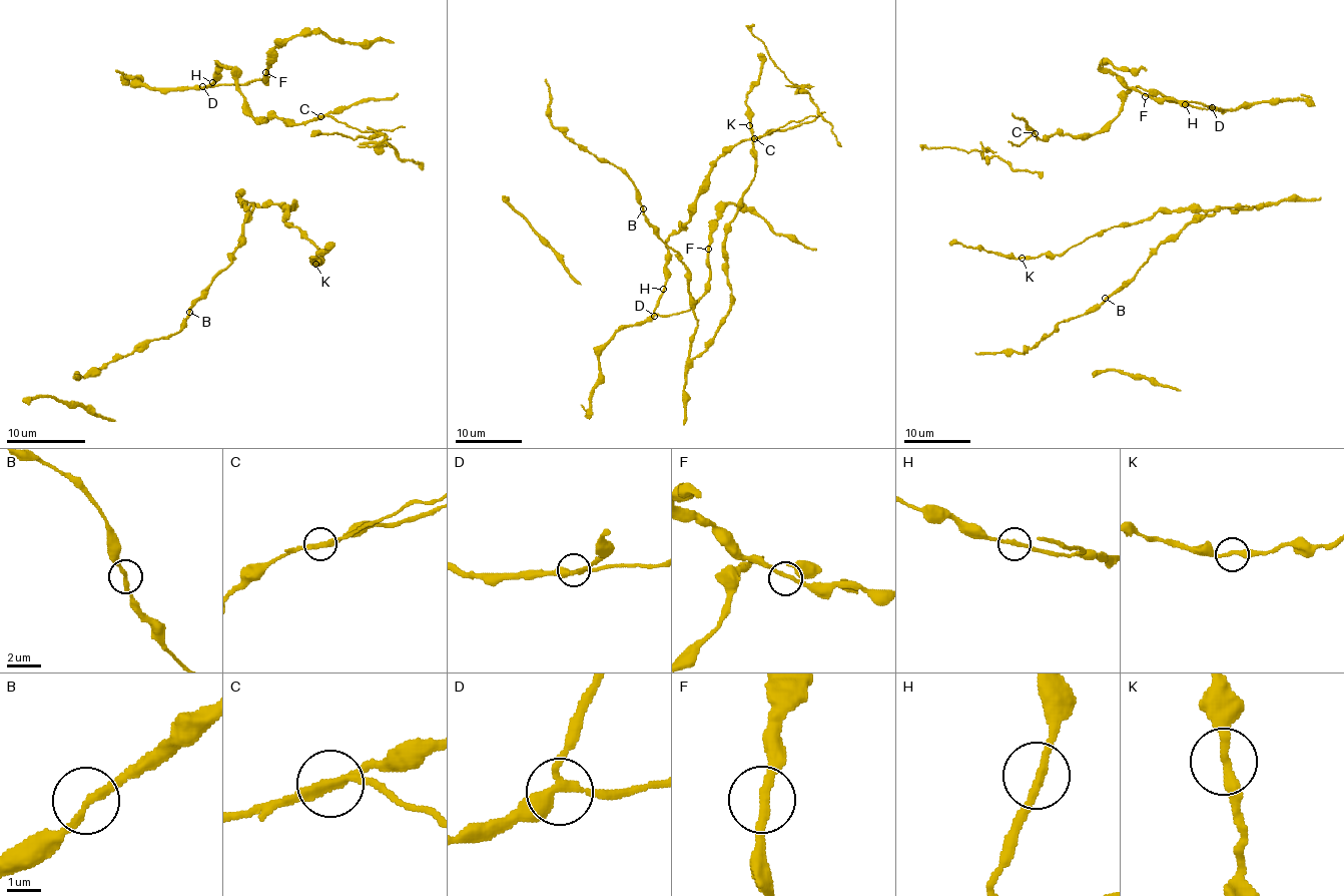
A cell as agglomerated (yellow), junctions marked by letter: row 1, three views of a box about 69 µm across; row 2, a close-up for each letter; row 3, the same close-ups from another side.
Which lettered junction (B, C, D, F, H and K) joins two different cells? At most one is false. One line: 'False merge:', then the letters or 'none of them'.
False merge: C

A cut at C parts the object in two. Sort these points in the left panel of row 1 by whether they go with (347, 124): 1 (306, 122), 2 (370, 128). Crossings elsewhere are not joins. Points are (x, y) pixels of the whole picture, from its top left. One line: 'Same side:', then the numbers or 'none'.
Same side: 2

